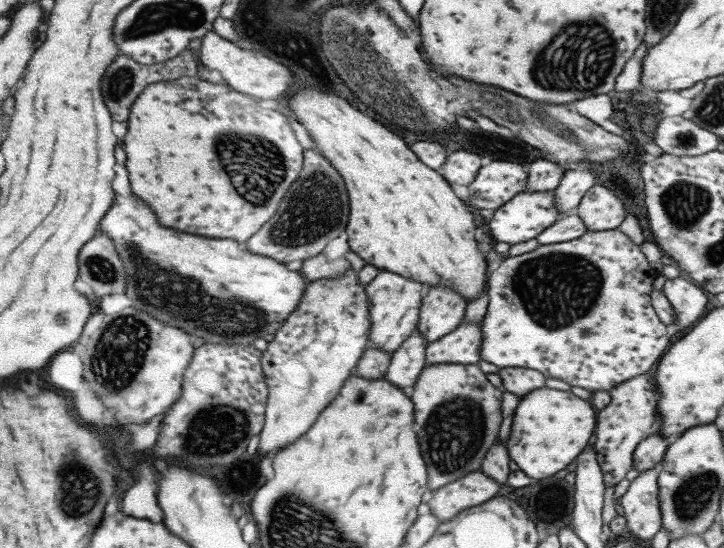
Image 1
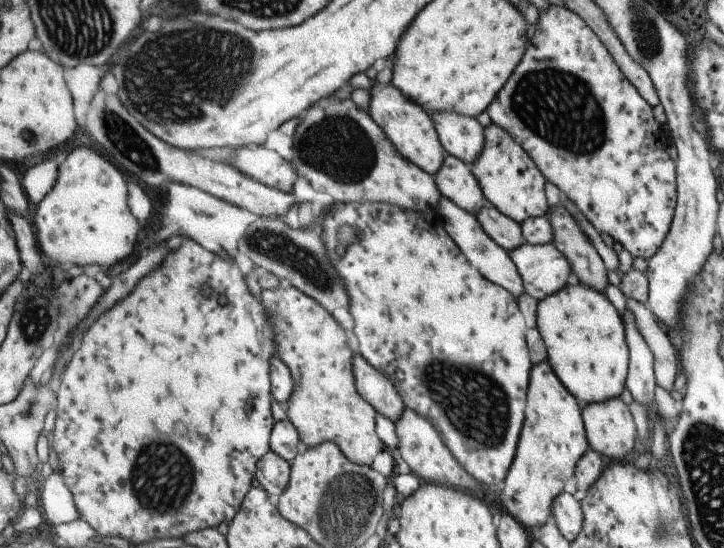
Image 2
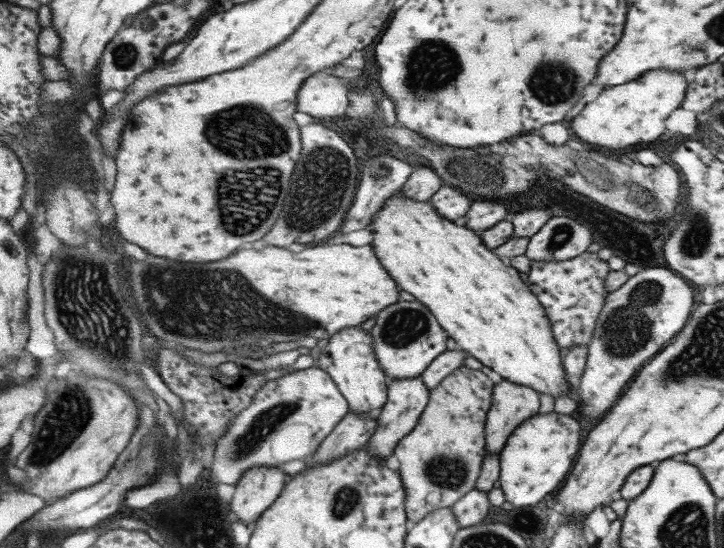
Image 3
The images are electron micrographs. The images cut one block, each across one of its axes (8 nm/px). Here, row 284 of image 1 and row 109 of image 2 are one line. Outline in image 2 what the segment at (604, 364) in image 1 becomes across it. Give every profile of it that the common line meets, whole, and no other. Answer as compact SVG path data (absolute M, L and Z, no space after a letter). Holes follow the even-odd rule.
M551 6L549 10L540 11L541 16L535 27L532 28L532 35L525 57L521 60L520 66L517 66L516 73L509 78L509 83L501 90L496 101L489 106L488 114L492 123L500 128L507 130L517 142L521 144L532 156L541 173L546 176L546 180L551 180L562 189L565 197L571 202L575 202L579 209L587 216L587 219L599 232L609 235L614 241L621 242L623 247L634 257L639 257L645 261L653 257L657 250L664 243L664 239L671 229L673 218L673 208L675 207L675 172L671 158L667 158L667 152L663 150L663 144L657 142L663 136L663 130L659 124L655 124L651 116L649 102L645 100L640 91L629 81L627 75L621 70L620 64L613 58L612 52L605 47L602 39L592 27L577 12L572 12L563 6Z

